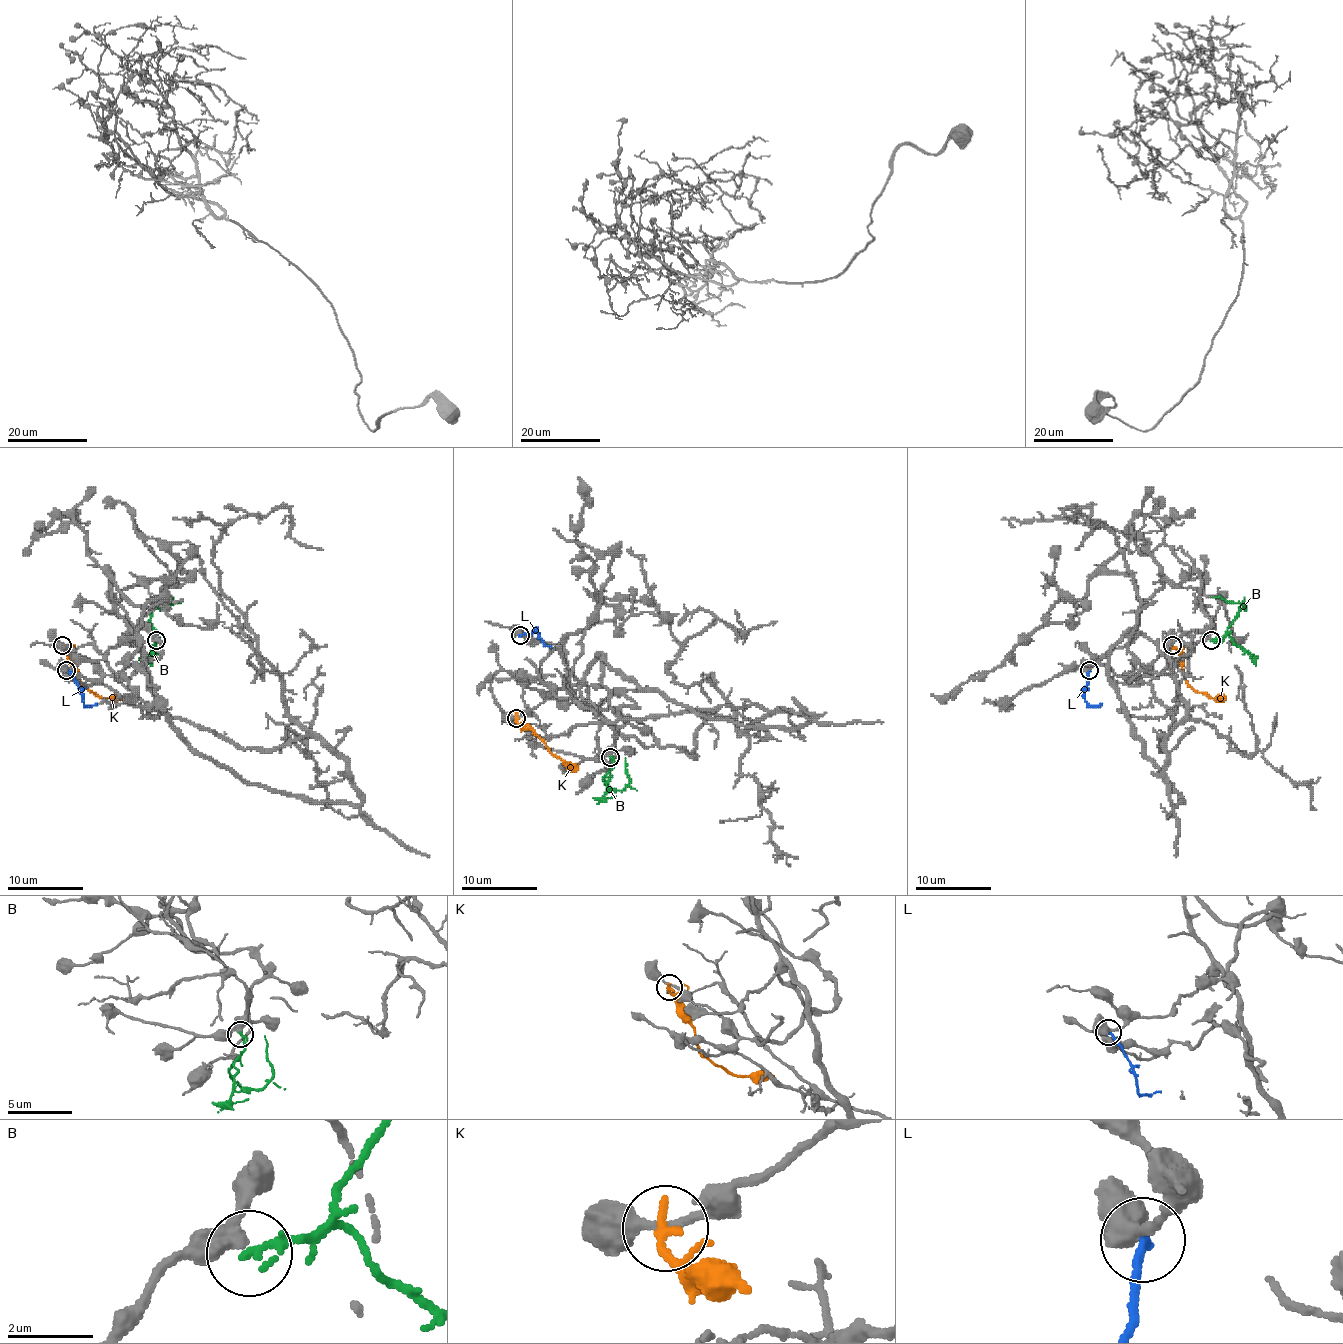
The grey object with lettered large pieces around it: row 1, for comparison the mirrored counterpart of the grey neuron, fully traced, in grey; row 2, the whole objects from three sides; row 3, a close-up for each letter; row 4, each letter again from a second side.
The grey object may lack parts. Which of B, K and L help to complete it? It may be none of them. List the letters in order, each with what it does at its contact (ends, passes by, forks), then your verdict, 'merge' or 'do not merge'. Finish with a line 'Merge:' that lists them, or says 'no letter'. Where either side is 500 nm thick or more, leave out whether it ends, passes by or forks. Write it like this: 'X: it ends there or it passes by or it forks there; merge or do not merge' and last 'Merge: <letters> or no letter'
B: it ends there; do not merge
K: it ends there; do not merge
L: it ends there; do not merge
Merge: no letter

